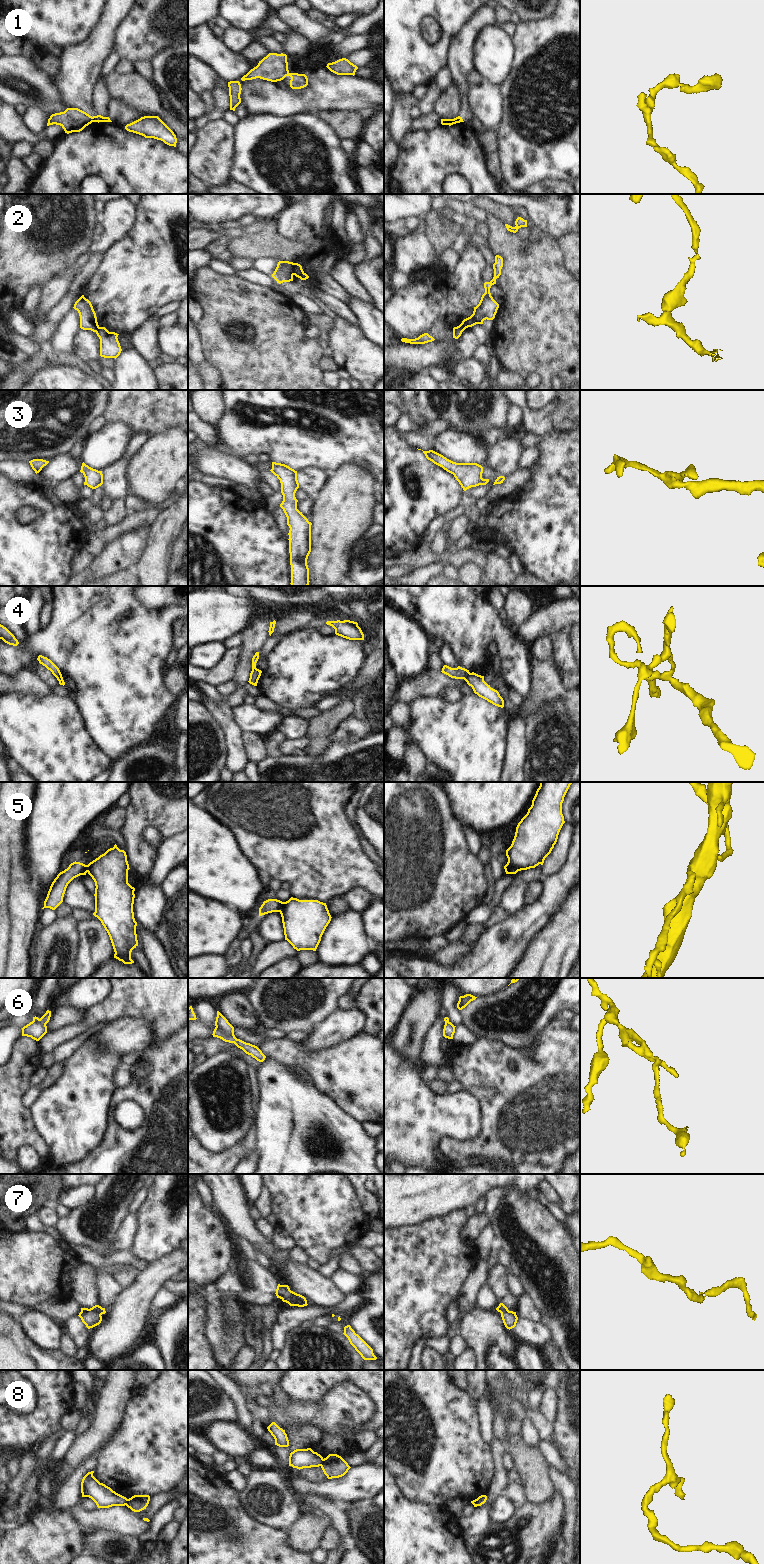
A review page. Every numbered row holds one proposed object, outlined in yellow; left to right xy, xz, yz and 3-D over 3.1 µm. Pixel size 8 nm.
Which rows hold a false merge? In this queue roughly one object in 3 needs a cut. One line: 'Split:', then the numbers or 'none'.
Split: 1, 2, 4, 5, 8

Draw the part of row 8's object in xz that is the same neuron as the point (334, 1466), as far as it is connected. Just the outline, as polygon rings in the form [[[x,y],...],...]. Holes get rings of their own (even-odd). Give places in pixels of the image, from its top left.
[[[329,1454],[323,1459],[321,1468],[328,1479],[344,1476],[351,1468],[348,1463],[337,1454]]]

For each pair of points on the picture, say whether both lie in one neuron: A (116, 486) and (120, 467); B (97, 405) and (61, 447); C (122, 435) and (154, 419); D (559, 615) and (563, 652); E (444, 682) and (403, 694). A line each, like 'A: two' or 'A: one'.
A: one
B: one
C: two
D: two
E: one

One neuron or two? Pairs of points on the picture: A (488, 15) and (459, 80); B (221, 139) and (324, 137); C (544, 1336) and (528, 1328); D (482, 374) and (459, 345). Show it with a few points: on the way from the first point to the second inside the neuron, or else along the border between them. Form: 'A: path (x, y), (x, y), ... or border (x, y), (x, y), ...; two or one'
A: path (472, 31), (464, 43), (459, 64); one
B: border (236, 126), (236, 151), (233, 162); two
C: path (540, 1335), (532, 1332); one
D: border (472, 356), (464, 359); two

